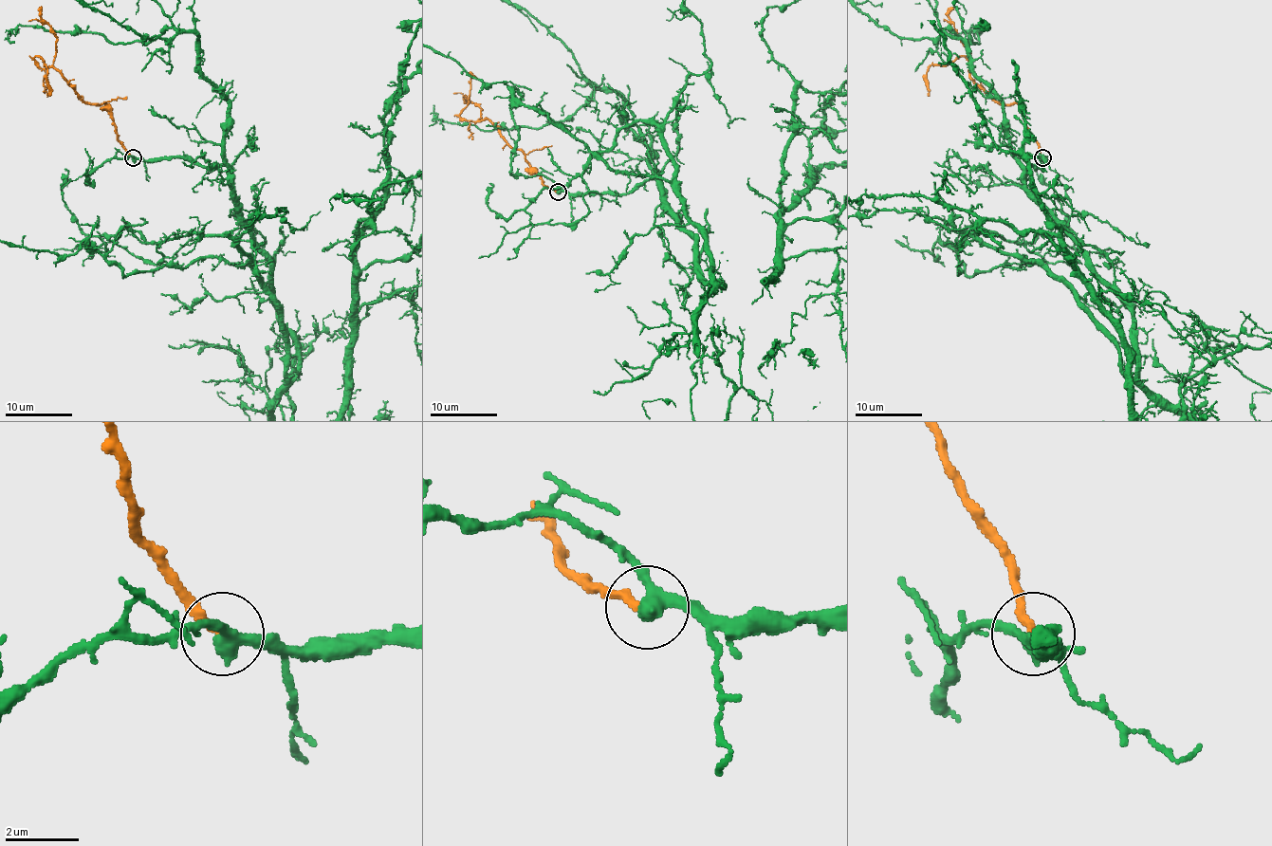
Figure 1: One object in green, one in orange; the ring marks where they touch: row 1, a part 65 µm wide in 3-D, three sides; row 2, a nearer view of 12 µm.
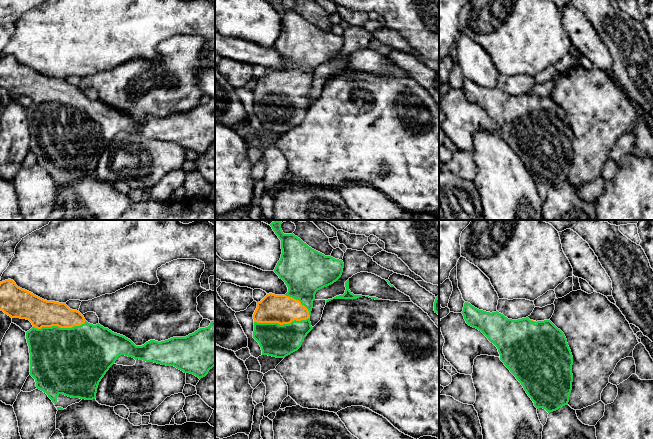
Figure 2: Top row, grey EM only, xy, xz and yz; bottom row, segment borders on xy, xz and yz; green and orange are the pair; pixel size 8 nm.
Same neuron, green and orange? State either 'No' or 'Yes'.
Yes

